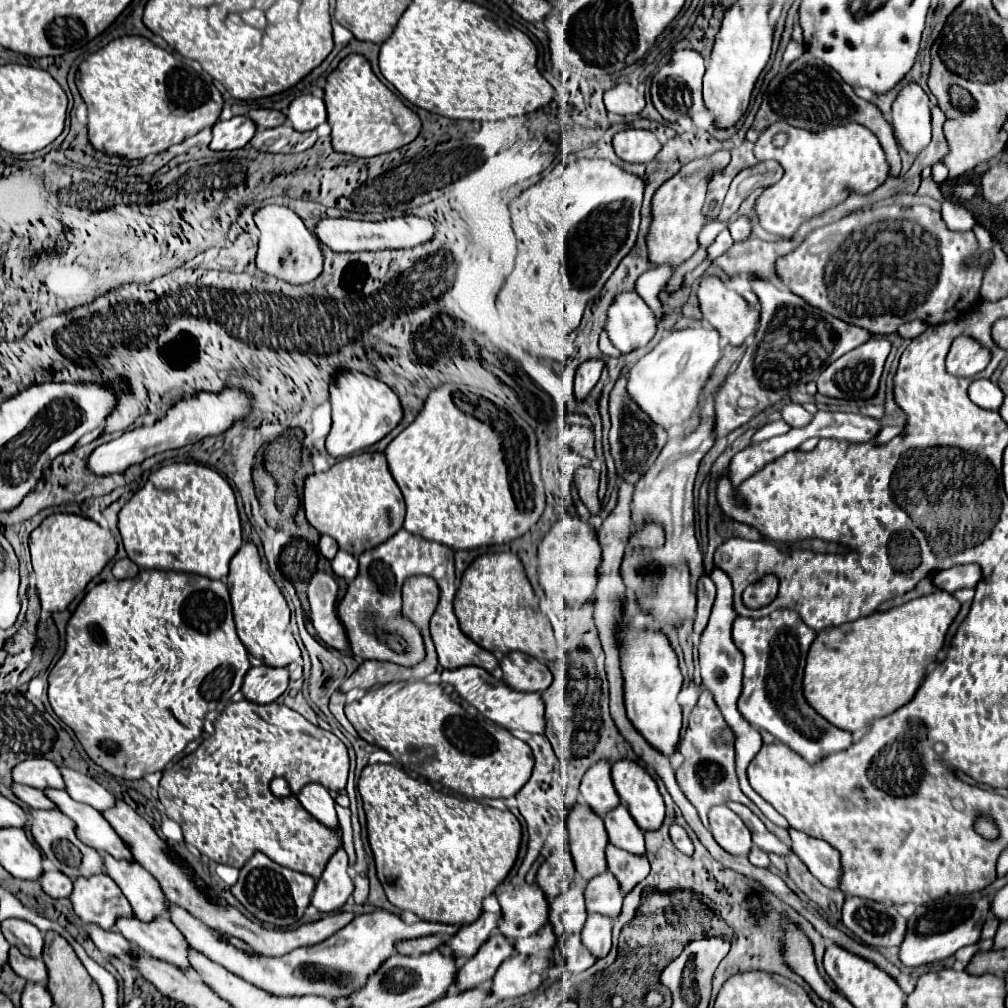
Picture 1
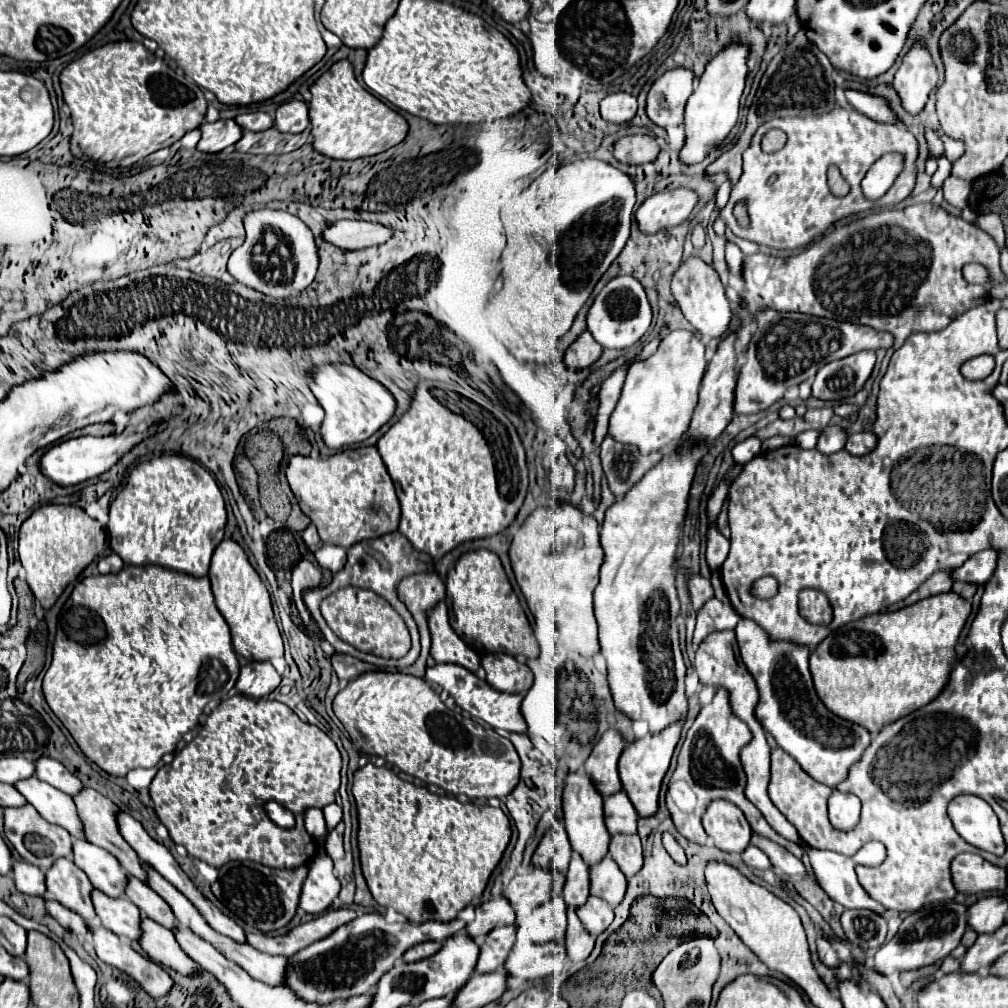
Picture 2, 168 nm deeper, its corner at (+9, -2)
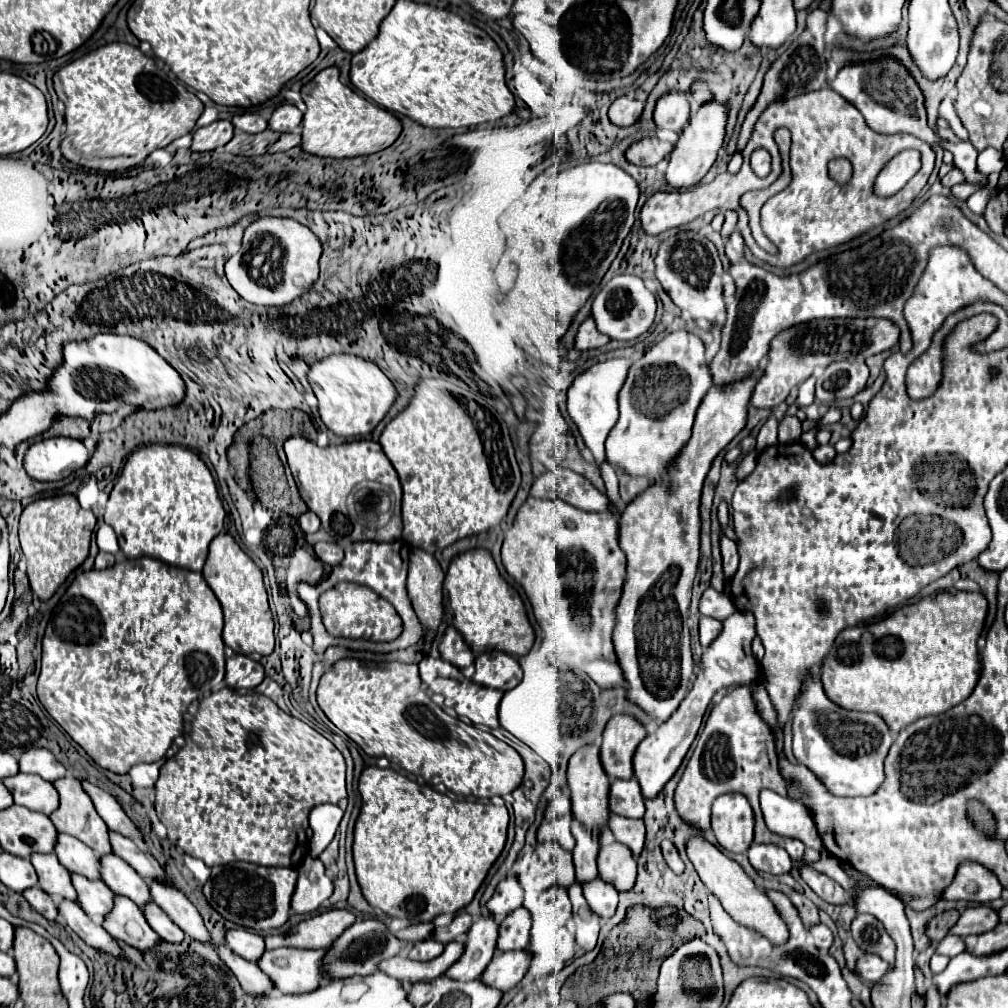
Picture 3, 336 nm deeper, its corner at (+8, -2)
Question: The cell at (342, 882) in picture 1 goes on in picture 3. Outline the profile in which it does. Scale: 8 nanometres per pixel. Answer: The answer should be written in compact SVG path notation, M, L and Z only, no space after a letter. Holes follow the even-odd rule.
M305 857L297 867L297 883L291 897L291 909L295 913L313 913L333 893L333 881L325 875L325 867L319 859Z

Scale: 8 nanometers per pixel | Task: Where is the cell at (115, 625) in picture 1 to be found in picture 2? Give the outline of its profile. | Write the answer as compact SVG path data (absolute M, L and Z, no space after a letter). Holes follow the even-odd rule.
M128 565L120 573L110 573L110 575L94 575L94 577L84 577L72 591L70 599L66 601L60 623L58 623L58 633L54 641L54 655L52 663L44 675L44 697L54 715L62 721L62 725L70 731L82 753L96 763L100 769L104 769L108 775L114 777L124 777L128 771L136 767L156 767L158 761L172 753L182 739L182 733L188 733L198 725L198 719L202 715L202 709L210 701L222 701L228 697L228 691L234 687L236 679L240 675L240 663L238 655L232 649L232 639L228 631L228 623L224 621L222 613L218 611L214 603L214 595L210 591L210 581L208 577L192 577L192 575L182 575L178 571L170 571L166 567L134 567Z

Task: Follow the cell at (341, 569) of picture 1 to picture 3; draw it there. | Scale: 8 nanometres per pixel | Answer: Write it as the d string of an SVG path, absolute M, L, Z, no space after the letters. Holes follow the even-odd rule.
M321 541L321 543L313 545L313 549L315 549L315 555L327 565L339 565L343 561L343 549L337 543Z

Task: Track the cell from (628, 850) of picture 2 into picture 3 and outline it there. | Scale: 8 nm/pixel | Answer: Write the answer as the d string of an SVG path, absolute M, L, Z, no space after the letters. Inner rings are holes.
M611 815L609 817L609 829L613 831L613 835L619 843L625 843L627 847L631 847L635 857L639 857L643 843L645 843L643 819L627 819L621 815Z

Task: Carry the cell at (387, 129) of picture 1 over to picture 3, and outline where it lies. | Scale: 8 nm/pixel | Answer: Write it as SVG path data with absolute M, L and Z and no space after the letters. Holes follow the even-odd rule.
M327 67L319 71L307 85L301 87L301 97L307 105L303 115L301 149L319 157L359 157L387 149L401 133L401 121L387 109L357 95L339 81L339 69Z

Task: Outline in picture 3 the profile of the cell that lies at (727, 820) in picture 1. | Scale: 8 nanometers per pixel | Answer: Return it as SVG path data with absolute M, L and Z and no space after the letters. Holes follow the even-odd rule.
M725 793L715 799L711 827L719 845L731 853L745 853L753 843L753 809L741 793Z

